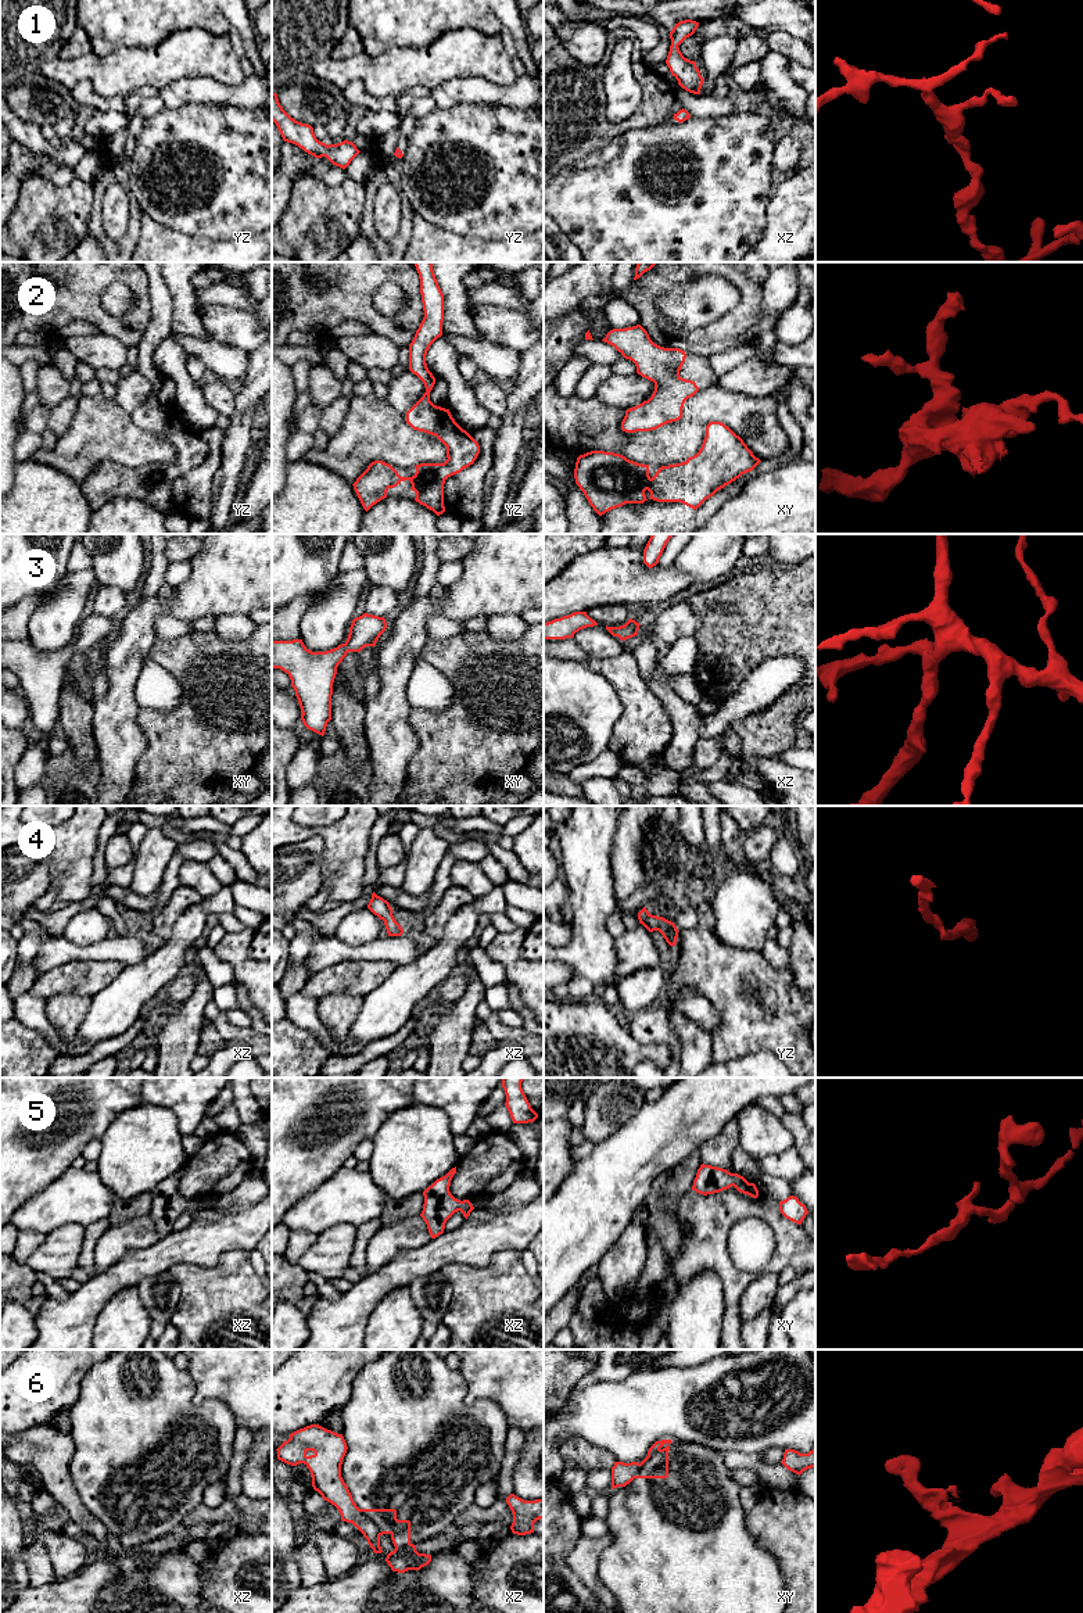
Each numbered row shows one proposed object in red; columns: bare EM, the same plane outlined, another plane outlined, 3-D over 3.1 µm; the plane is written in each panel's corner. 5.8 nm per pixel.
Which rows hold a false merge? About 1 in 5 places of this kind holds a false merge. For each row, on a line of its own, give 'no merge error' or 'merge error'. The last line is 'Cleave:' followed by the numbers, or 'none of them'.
1: no merge error
2: no merge error
3: no merge error
4: no merge error
5: no merge error
6: merge error
Cleave: 6

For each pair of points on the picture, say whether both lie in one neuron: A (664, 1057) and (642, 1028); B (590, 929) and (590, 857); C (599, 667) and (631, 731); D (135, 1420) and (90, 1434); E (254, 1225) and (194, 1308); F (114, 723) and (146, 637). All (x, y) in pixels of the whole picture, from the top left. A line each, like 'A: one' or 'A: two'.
A: two
B: one
C: one
D: one
E: two
F: one

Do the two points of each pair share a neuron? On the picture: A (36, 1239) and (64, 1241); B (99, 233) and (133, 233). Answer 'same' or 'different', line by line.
A: different
B: same

